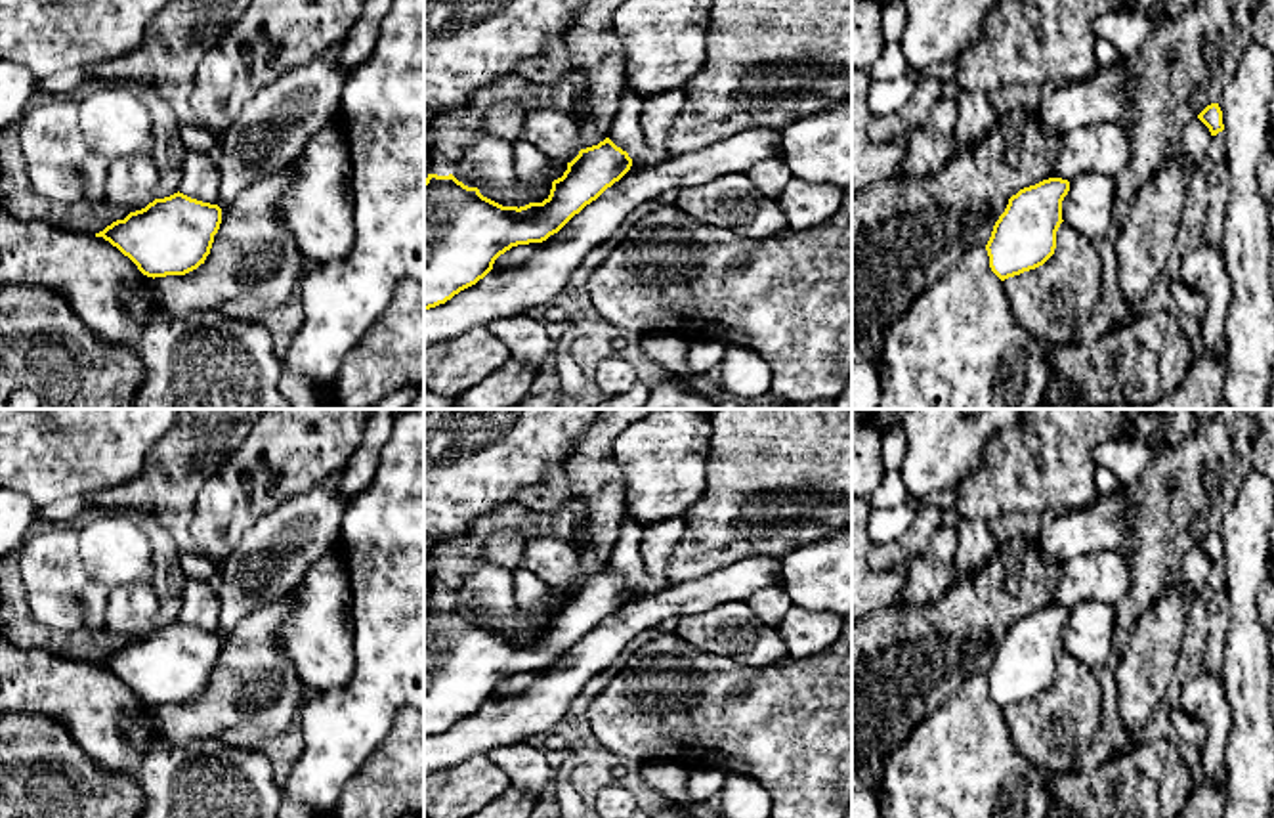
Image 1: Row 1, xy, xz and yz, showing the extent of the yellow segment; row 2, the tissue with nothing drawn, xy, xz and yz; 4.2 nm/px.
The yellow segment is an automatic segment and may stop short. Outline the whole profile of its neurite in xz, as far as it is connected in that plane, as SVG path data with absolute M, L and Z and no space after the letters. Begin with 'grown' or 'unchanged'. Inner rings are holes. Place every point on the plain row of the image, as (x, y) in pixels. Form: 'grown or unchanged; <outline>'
unchanged; M609 566L598 573L581 577L567 591L562 606L552 610L550 623L542 631L525 635L502 635L468 615L453 602L428 602L424 608L424 738L445 732L460 719L476 713L491 698L495 688L518 673L542 671L558 661L575 642L596 629L607 615L619 610L632 594L626 579Z

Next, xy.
unchanged; M174 621L107 654L103 665L147 705L185 703L204 692L222 652L218 633Z

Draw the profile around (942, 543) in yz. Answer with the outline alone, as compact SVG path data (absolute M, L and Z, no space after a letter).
M940 526L928 539L930 552L942 562L953 562L957 552L957 527Z

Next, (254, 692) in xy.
M287 596L248 614L222 638L222 652L206 688L185 703L155 707L145 703L138 722L122 722L122 732L128 742L138 747L153 740L162 740L170 745L187 745L210 738L243 749L254 749L258 743L298 726L298 717L306 703L306 684L296 665L279 648L279 631L288 619L292 604Z

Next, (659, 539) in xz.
M674 516L642 527L642 558L653 589L670 585L667 579L667 566L674 549L682 541L684 529L684 516Z

